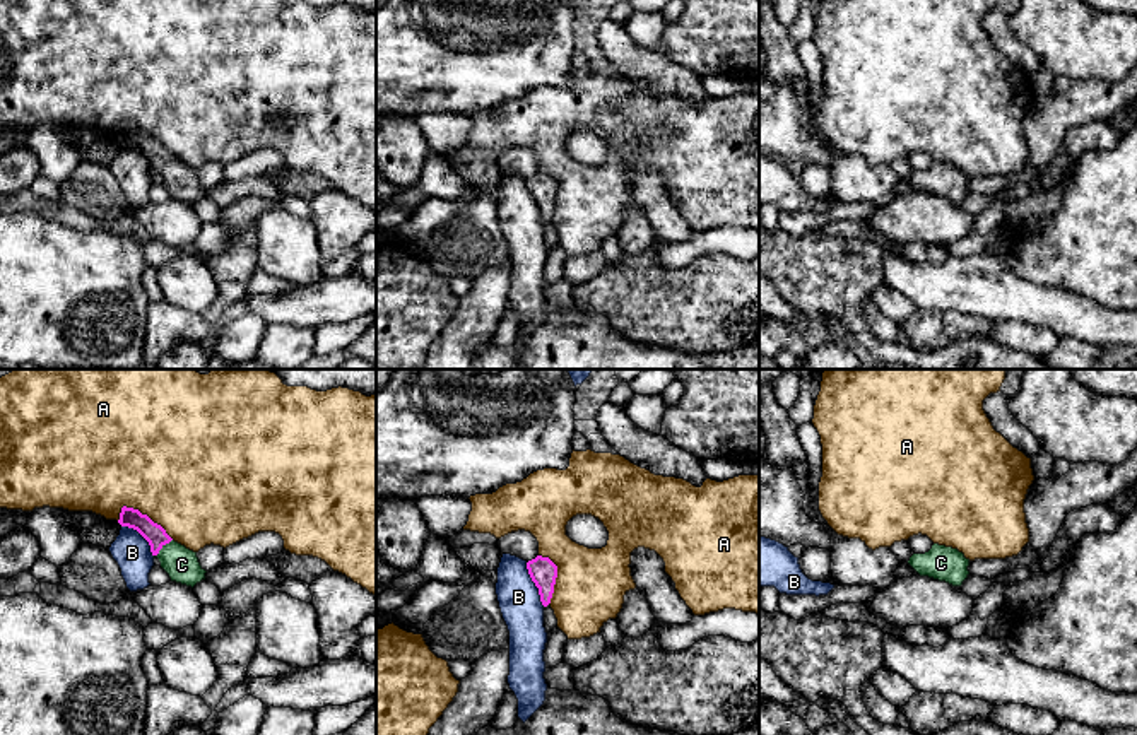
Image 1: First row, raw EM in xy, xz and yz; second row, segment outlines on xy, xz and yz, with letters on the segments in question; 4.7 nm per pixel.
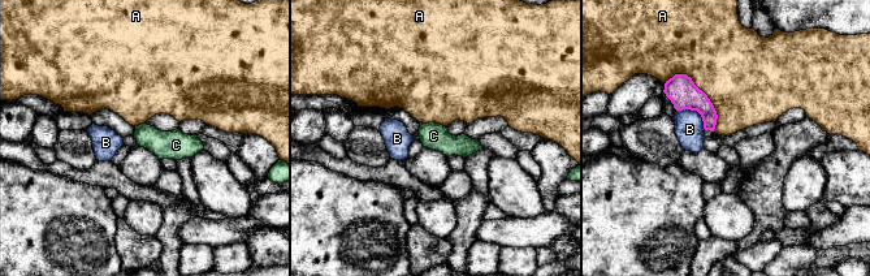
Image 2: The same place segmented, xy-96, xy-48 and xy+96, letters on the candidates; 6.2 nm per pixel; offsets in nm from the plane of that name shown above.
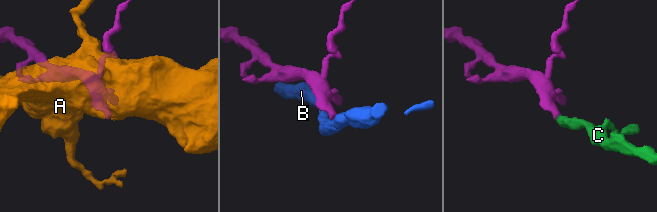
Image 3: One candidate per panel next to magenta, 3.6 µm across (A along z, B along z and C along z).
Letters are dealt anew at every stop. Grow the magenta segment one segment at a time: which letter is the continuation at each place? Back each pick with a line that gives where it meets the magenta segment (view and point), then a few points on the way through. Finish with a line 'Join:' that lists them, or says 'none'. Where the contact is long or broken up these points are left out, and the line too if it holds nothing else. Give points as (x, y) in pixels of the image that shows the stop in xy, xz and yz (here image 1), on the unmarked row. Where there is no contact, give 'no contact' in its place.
C: contact xy (161, 164); way xy (154, 151), (161, 164), (182, 182)
Join: C

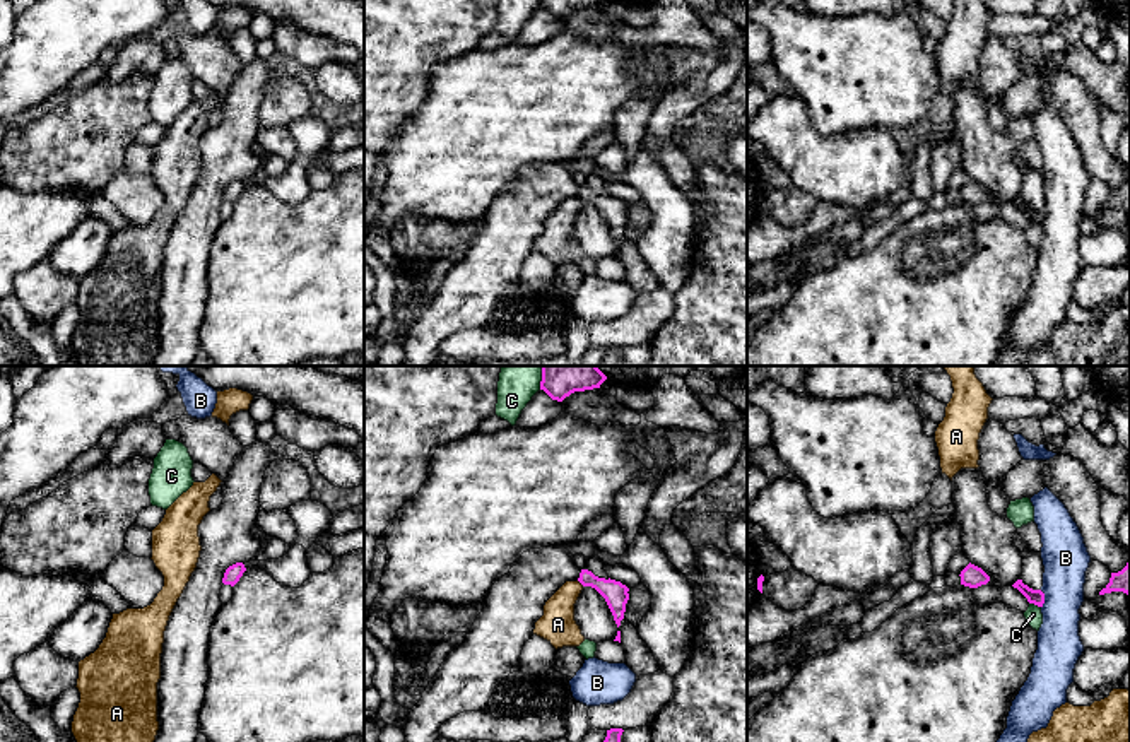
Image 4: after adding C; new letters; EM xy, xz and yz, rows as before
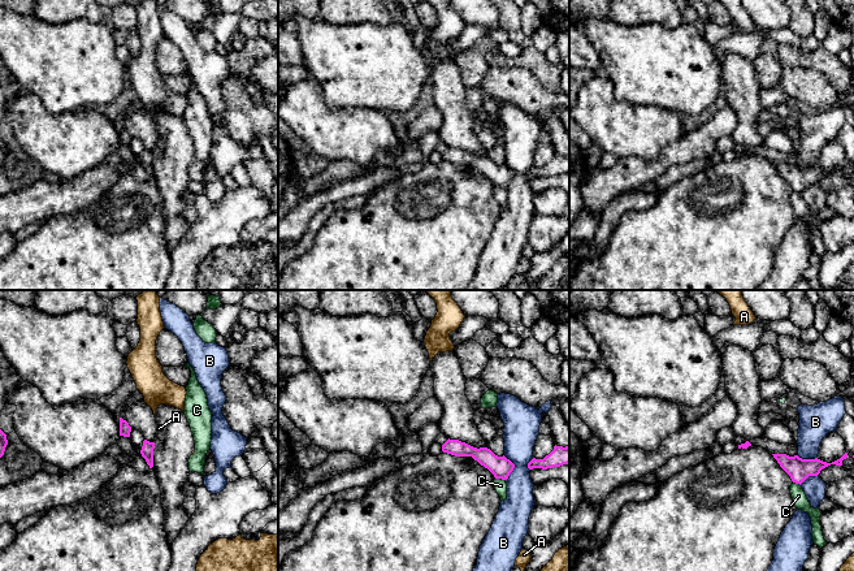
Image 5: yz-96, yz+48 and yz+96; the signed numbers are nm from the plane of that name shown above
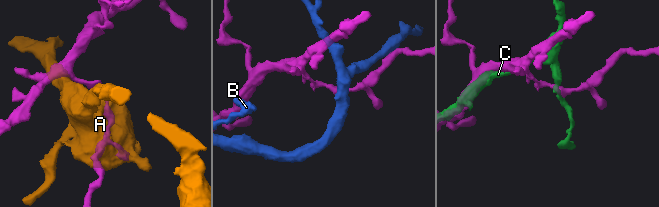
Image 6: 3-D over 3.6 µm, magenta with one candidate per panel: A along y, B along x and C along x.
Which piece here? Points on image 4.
Join: none

